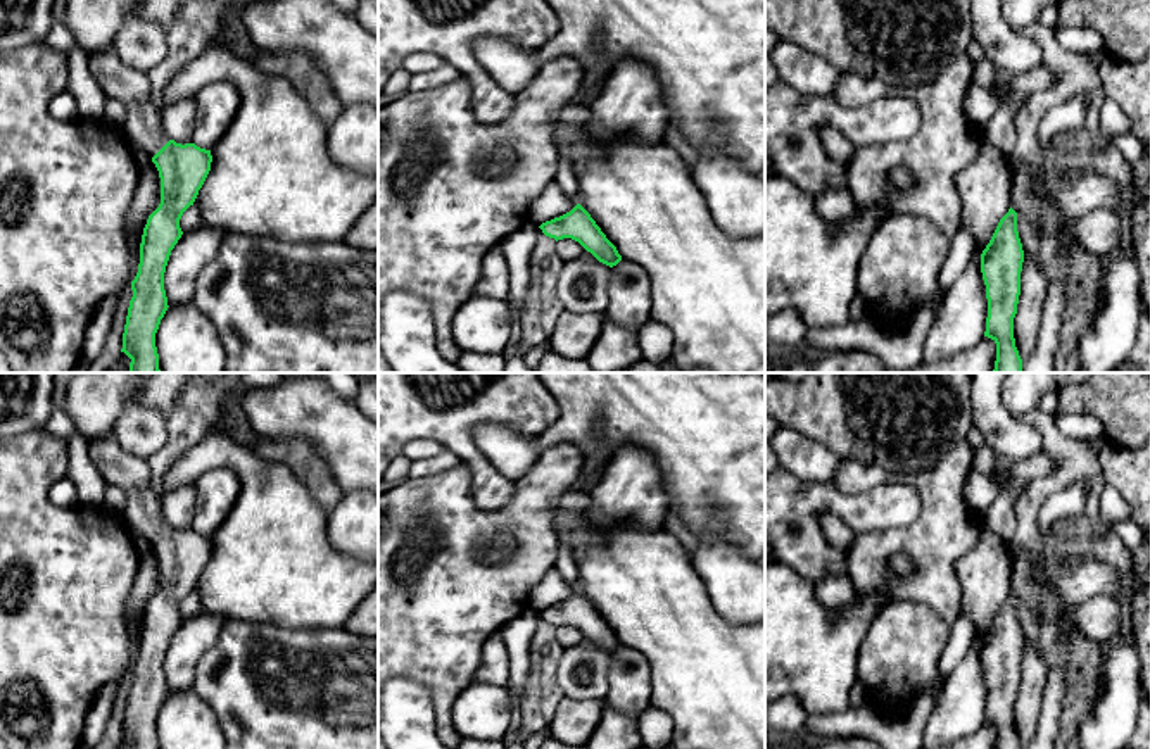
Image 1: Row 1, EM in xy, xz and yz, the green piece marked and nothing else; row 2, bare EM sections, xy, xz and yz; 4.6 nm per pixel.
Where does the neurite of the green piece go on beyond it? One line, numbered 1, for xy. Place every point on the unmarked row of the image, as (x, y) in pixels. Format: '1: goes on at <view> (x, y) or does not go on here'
1: goes on at xy (142, 515)

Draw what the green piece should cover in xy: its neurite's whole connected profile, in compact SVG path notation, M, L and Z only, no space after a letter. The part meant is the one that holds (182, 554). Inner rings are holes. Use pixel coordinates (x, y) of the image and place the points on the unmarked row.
M112 433L90 440L90 457L107 485L124 492L126 526L152 544L161 564L161 590L143 614L121 735L131 749L159 749L155 720L169 694L166 652L183 621L180 606L193 592L212 542L195 530L181 532L167 523L150 487L147 459L126 452Z

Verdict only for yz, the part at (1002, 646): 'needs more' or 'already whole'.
already whole

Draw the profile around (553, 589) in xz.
M551 568L544 578L530 588L528 607L540 613L546 607L570 599L577 592L556 568Z

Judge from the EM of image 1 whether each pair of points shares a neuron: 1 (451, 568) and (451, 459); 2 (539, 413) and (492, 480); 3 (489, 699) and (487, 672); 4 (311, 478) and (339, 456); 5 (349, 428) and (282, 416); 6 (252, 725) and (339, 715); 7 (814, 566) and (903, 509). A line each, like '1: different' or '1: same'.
1: different
2: same
3: different
4: different
5: same
6: same
7: same

